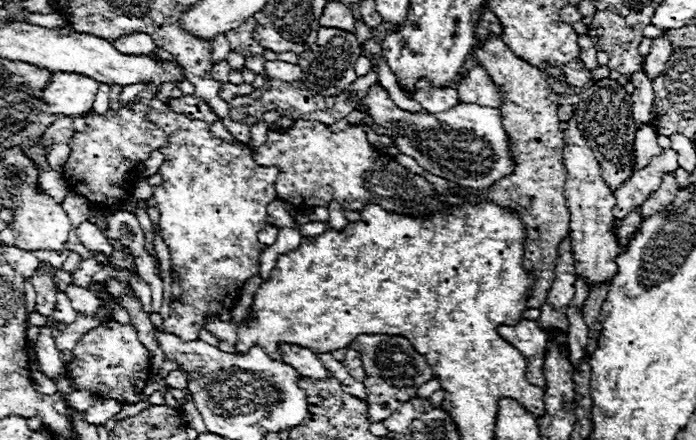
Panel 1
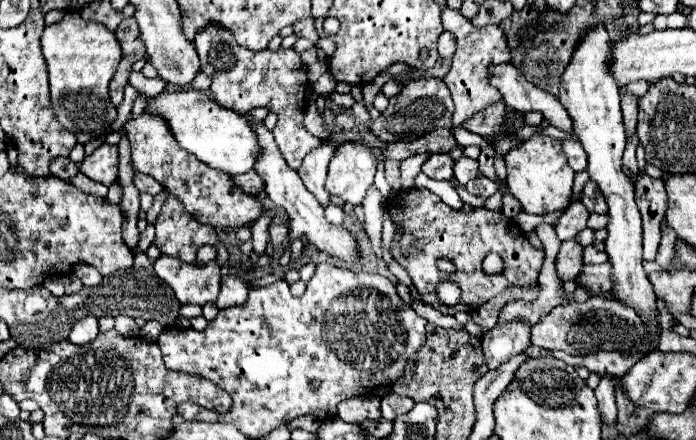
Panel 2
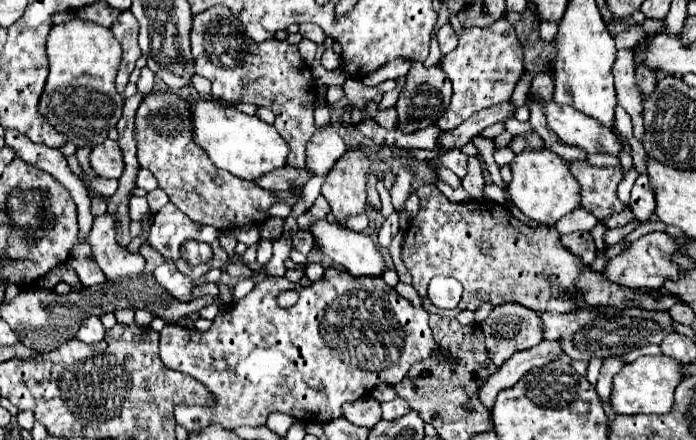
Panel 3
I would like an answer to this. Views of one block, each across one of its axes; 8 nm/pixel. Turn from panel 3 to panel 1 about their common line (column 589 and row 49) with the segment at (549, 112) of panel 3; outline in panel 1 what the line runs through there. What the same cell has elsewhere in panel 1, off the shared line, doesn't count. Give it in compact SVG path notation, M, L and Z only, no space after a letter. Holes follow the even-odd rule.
M142 32L120 36L112 44L114 44L114 48L118 52L124 52L128 56L146 56L146 54L150 54L156 48L154 40L148 34L142 34Z

